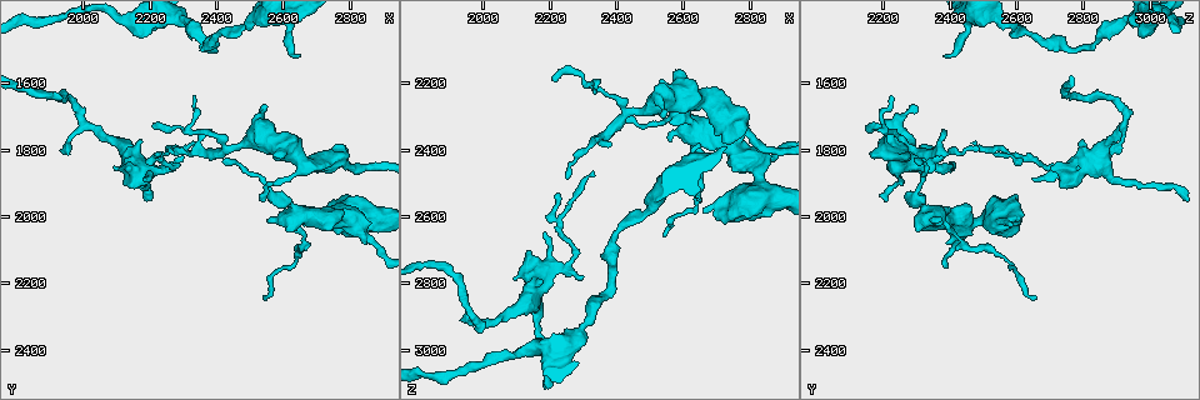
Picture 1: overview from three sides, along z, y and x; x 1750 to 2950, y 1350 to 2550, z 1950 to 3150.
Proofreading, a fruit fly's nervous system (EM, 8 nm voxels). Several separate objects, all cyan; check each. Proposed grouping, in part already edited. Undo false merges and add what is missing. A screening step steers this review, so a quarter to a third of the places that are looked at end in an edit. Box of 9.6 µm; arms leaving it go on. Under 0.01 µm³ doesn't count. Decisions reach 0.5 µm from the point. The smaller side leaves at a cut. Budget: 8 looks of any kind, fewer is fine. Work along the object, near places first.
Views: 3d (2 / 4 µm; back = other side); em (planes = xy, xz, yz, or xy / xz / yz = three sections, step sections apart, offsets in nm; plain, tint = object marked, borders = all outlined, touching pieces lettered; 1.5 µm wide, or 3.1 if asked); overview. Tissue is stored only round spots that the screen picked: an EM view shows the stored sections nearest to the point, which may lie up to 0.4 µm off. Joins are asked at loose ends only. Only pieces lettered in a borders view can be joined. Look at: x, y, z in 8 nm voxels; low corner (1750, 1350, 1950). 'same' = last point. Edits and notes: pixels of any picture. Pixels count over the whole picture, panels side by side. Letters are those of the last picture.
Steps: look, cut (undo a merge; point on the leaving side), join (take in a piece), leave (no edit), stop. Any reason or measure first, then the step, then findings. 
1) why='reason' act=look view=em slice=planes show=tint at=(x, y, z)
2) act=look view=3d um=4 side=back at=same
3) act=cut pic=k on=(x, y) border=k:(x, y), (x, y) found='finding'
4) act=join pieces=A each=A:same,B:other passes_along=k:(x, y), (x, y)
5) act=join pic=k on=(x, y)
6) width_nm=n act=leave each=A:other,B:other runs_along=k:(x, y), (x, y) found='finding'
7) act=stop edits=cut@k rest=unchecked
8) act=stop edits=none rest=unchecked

why='tapers out' act=look view=em slice=planes show=plain at=(2540, 2240, 2660)

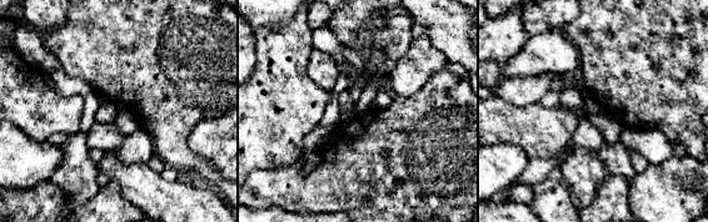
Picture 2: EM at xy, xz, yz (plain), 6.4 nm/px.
why='what lies round it' act=look view=em slice=planes show=borders at=same

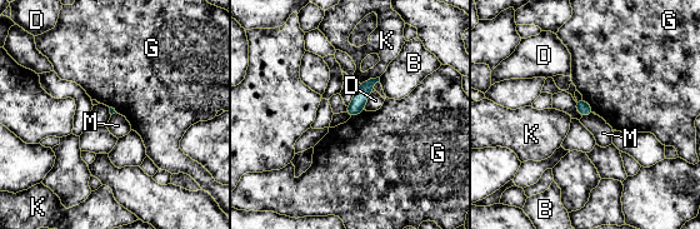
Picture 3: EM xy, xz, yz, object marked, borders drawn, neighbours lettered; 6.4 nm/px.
act=leave each=B:other,D:other,G:other,K:other,M:other found='none of them fits'

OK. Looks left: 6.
why='branch stops here' act=look view=em slice=planes show=borders at=(2300, 1820, 2780)

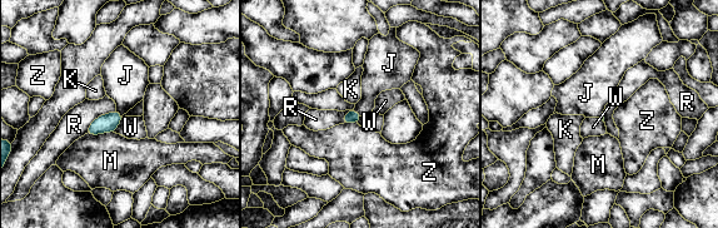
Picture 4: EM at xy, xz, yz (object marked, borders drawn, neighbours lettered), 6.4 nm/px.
act=leave each=J:other,K:other,M:other,R:other,W:other,Z:other found='no lettered piece goes on from it'

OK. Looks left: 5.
act=look view=em slice=planes show=borders at=(2660, 2020, 2580)

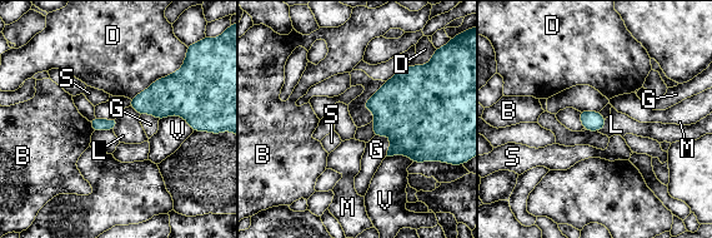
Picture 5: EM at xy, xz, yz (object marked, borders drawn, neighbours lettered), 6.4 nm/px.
longest_contact=D:280nm act=leave each=B:other,D:other,G:other,L:other,M:other,S:other,V:other found='none of them fits'

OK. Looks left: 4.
act=stop edits=none rest=unchecked

